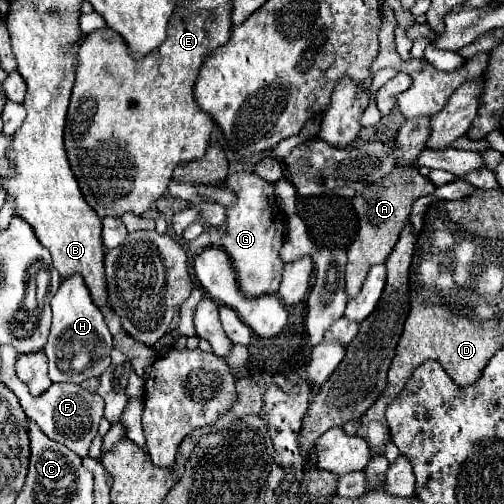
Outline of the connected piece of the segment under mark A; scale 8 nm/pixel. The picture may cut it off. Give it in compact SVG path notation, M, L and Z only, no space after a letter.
M393 168L393 172L379 184L367 186L361 194L353 198L353 208L359 216L359 232L355 242L347 250L347 268L345 268L345 290L349 300L355 298L363 286L363 280L373 264L383 264L387 256L391 254L393 246L399 240L399 234L411 214L413 202L421 196L427 196L435 190L435 186L429 182L429 178L421 176L417 168L399 170Z

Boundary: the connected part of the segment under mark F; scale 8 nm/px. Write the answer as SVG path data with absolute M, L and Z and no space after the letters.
M1 346L1 380L3 384L19 398L23 412L39 424L39 428L55 442L61 442L69 450L73 450L79 458L87 456L91 440L97 436L99 422L103 418L103 398L99 394L91 394L79 384L53 384L45 394L31 396L25 384L15 374L15 358L19 354L13 346Z

